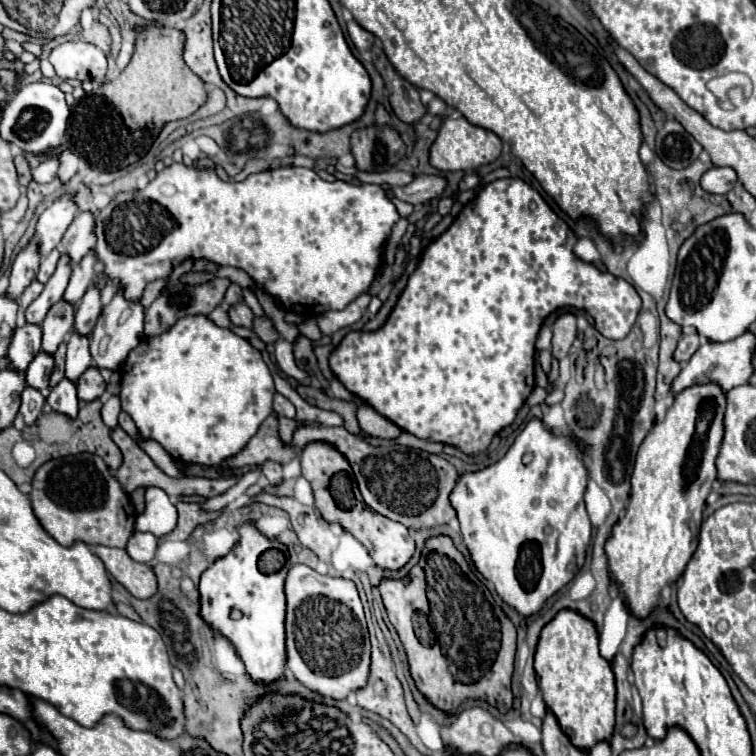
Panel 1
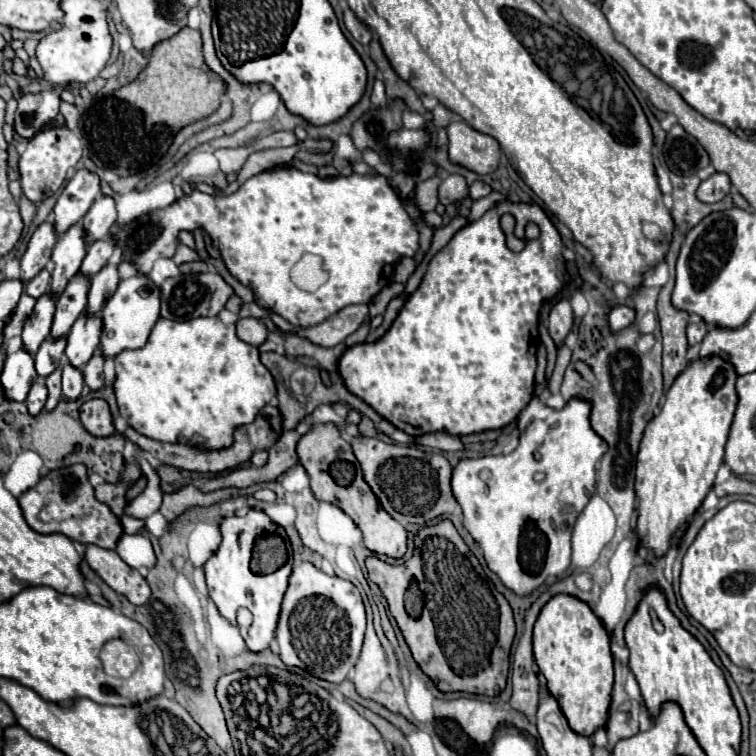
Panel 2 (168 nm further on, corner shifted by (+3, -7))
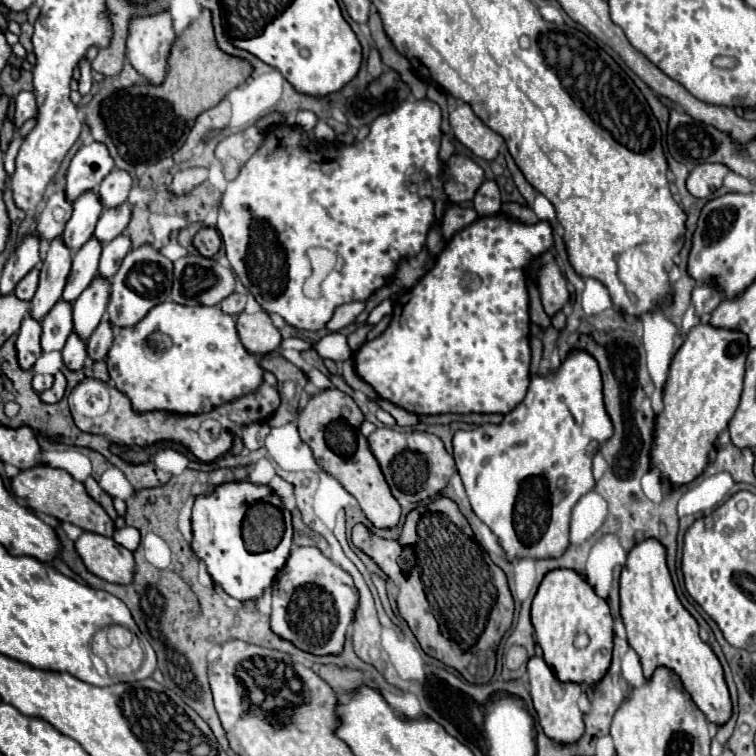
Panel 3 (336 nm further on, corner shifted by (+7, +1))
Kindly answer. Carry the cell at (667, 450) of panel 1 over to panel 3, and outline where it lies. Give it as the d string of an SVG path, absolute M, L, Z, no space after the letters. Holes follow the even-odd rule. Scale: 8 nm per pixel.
M698 324L688 332L684 344L672 358L662 396L664 410L656 416L650 466L656 468L660 478L674 490L694 482L708 466L718 434L726 430L738 408L746 356L748 340L744 334Z

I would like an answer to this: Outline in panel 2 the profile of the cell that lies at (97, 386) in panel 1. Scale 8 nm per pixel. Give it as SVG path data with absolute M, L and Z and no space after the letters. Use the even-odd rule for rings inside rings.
M96 350L94 356L82 366L82 374L84 374L84 380L90 390L98 390L104 386L104 372L102 372L104 360L106 358L100 354L100 350Z

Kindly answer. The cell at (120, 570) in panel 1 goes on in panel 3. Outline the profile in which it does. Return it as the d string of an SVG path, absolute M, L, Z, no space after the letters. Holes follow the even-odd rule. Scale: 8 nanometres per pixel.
M84 532L76 540L76 552L86 568L112 584L130 584L134 580L134 556L112 538Z

